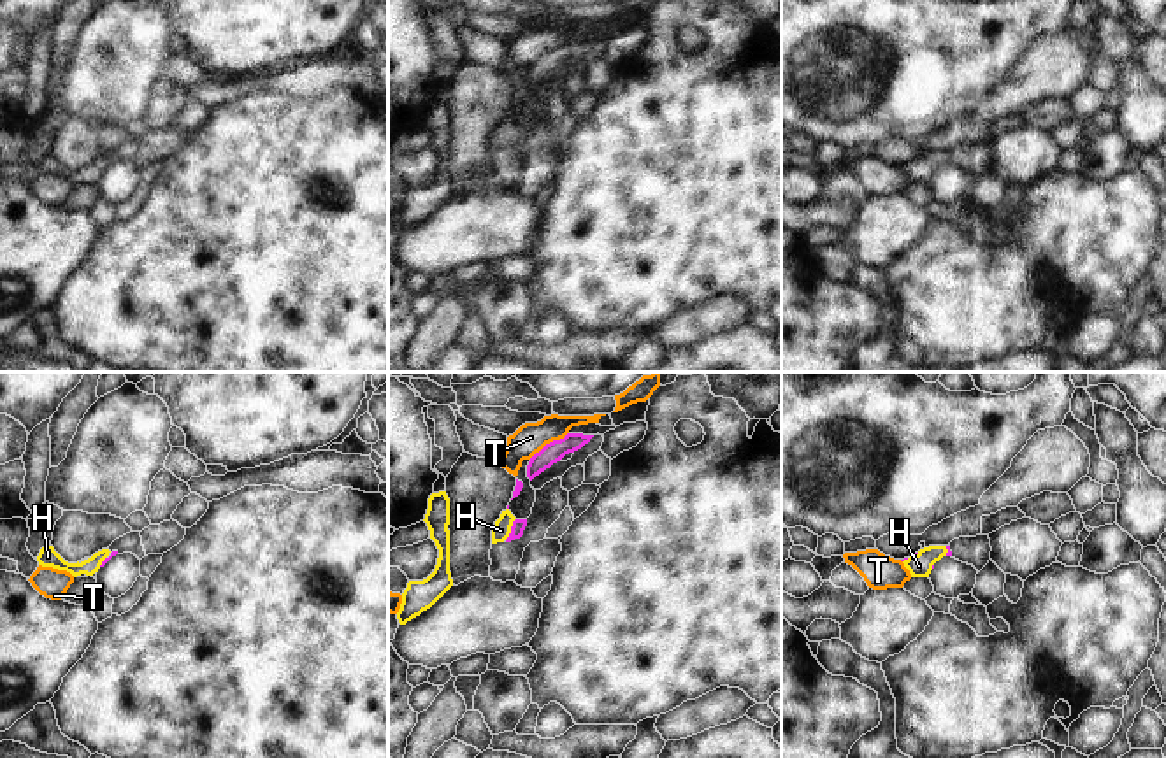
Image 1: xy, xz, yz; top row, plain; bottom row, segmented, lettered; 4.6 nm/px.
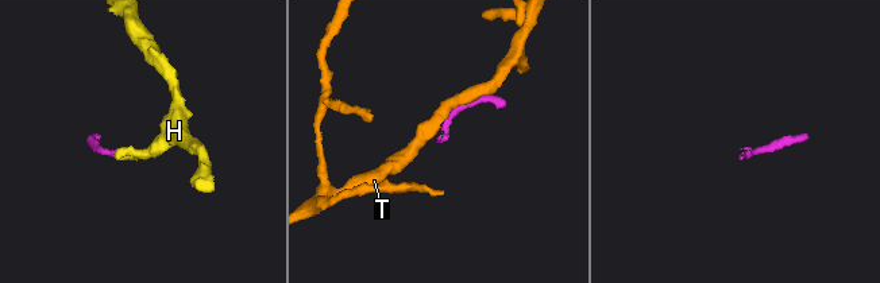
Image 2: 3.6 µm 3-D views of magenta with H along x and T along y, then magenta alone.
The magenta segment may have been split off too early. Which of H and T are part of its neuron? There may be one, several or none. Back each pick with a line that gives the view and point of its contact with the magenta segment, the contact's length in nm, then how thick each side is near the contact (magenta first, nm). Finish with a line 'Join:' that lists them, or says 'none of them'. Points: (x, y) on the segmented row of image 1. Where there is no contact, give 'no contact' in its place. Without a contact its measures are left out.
H: meets magenta in xz at (511, 529); contact 120 nm long; 60 nm thick on the magenta side, 90 nm on the other
Join: H

